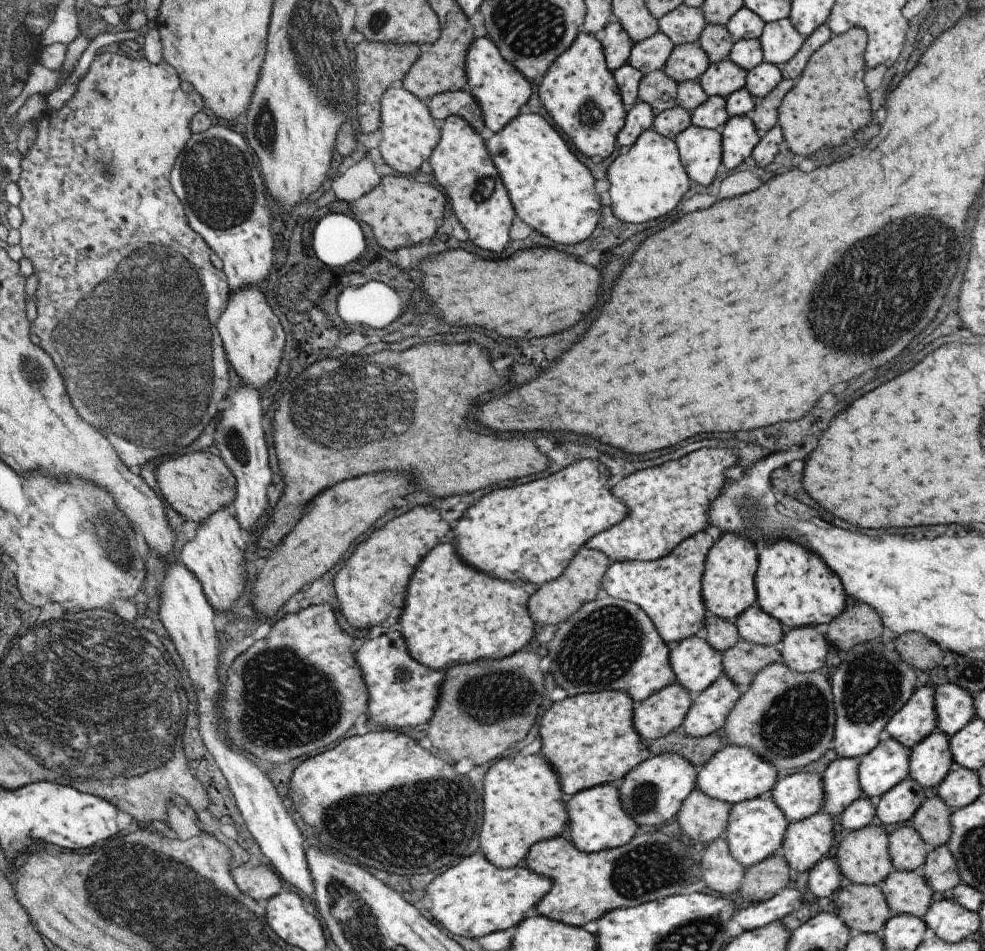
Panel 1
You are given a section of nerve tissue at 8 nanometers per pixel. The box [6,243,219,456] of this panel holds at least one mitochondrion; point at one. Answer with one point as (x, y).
(40, 381)

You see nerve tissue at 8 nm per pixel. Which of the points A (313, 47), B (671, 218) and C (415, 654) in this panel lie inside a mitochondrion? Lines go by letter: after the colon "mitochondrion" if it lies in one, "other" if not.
A: mitochondrion
B: other
C: other

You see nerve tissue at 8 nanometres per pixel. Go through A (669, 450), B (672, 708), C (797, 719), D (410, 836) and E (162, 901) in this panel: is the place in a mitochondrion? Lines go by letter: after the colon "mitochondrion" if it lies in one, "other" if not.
A: other
B: other
C: mitochondrion
D: mitochondrion
E: mitochondrion

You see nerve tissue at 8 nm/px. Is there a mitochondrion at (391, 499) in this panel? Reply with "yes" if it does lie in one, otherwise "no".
no

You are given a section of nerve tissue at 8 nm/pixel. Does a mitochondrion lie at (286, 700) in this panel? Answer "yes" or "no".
yes

